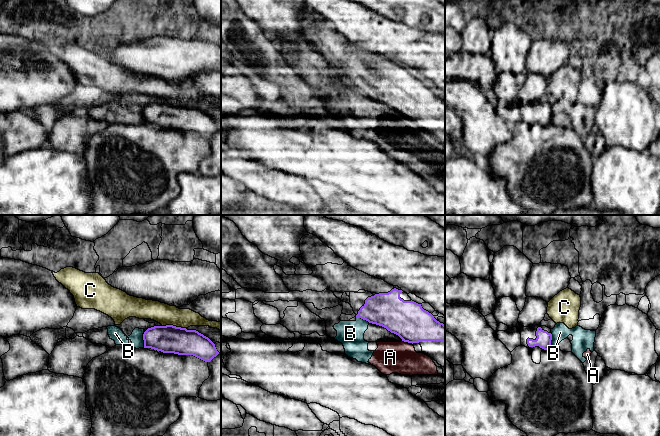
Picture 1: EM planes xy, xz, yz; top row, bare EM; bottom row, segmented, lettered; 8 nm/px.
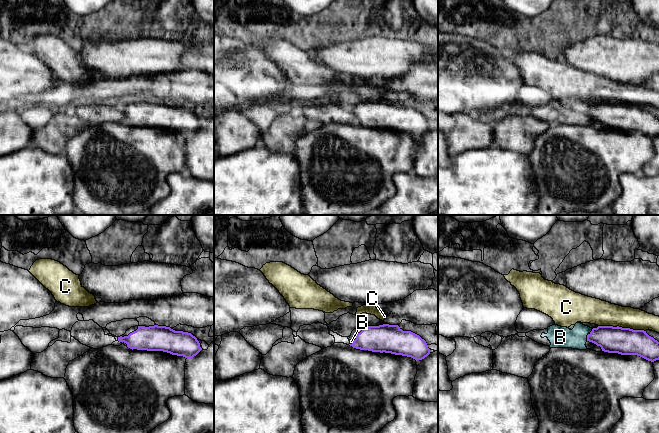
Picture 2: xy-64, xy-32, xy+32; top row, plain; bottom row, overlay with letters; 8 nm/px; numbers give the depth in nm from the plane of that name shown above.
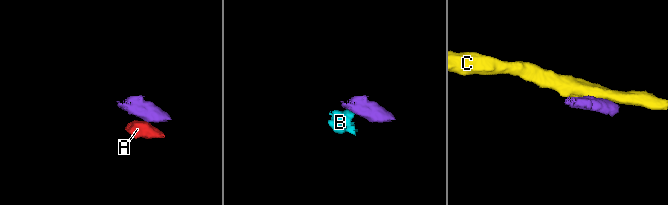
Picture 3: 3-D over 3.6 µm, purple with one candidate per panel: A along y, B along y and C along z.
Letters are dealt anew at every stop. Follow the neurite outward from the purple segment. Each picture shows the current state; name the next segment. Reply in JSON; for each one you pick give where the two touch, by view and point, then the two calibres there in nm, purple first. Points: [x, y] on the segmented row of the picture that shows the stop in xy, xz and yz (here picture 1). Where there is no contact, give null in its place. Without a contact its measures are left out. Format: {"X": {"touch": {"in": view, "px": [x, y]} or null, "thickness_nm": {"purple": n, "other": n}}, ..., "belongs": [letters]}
{"belongs": []}

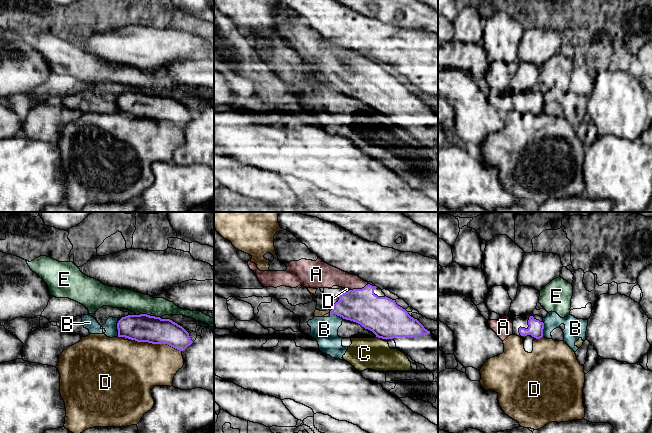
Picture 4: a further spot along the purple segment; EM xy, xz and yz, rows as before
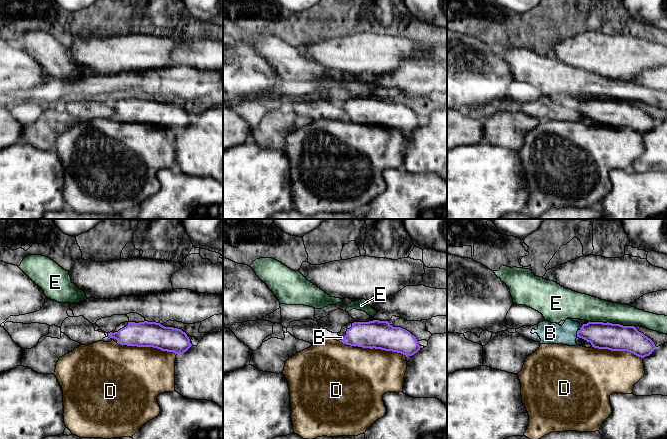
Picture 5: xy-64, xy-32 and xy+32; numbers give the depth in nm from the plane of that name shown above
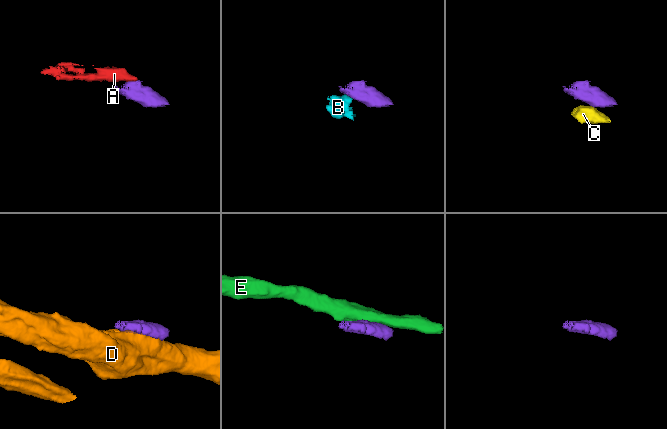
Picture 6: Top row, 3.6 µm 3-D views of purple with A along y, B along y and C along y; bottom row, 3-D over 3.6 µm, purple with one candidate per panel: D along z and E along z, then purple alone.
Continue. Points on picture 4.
{"A": {"touch": {"in": "xz", "px": [359, 289]}, "thickness_nm": {"purple": 280, "other": 160}}, "belongs": ["A"]}

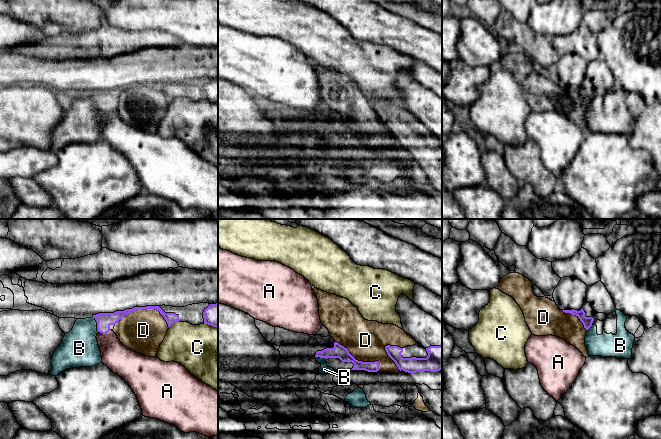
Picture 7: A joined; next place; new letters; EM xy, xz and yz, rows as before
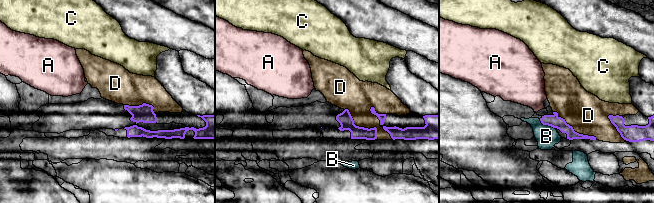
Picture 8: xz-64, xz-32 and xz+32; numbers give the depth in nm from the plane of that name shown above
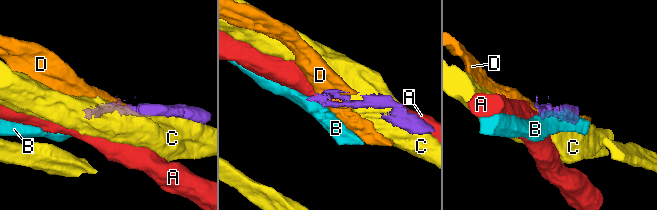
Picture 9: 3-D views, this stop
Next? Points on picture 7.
{"belongs": []}

